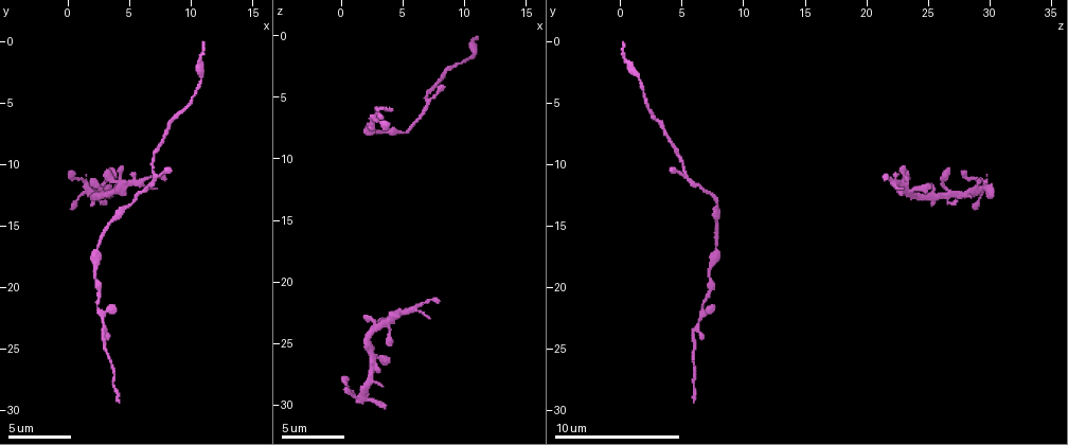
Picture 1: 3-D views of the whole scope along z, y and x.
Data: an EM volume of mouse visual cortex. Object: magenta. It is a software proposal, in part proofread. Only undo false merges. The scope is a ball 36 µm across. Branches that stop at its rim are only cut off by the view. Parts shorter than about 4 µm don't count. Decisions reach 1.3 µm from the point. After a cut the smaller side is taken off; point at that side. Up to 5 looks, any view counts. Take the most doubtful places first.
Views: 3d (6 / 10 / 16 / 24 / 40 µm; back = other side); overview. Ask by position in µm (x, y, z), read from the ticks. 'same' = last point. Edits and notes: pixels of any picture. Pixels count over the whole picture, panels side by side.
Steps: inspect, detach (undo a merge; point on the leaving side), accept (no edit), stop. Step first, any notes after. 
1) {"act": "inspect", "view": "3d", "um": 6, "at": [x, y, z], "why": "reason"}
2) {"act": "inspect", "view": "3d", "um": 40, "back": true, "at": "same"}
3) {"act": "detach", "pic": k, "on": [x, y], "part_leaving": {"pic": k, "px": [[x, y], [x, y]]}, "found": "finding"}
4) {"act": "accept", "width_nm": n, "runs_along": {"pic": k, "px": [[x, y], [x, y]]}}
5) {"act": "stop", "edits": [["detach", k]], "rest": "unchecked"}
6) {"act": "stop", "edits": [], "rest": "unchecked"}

{"act": "inspect", "view": "3d", "um": 10, "at": [2.4, 21.0, 7.0]}

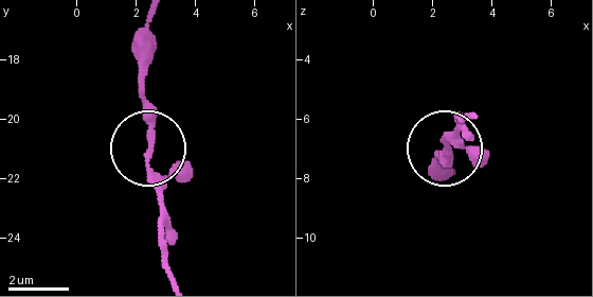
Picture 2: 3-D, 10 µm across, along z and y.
{"act": "accept", "found": "one neuron here"}

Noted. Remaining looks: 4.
{"act": "inspect", "view": "3d", "um": 10, "at": [5.4, 12.6, 7.8]}

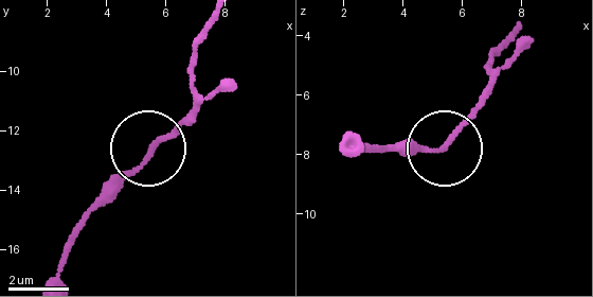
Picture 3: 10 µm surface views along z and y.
{"act": "accept", "runs_along": {"pic": 3, "px": [[147, 153], [82, 224]]}, "found": "continuous, no second neuron"}

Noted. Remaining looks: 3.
{"act": "inspect", "view": "3d", "um": 16, "at": [6.0, 11.4, 21.8], "why": "four-way junction"}

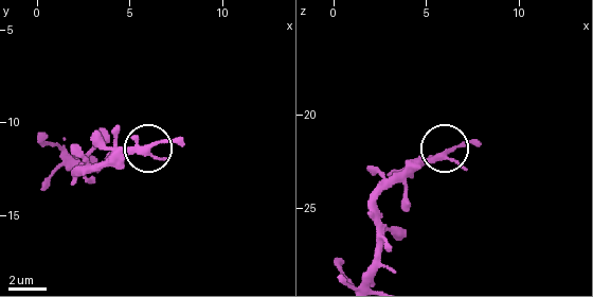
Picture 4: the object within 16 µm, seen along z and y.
{"act": "accept", "arms": 4, "found": "all the same neuron"}

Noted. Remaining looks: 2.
{"act": "stop", "edits": [], "rest": "unchecked"}

